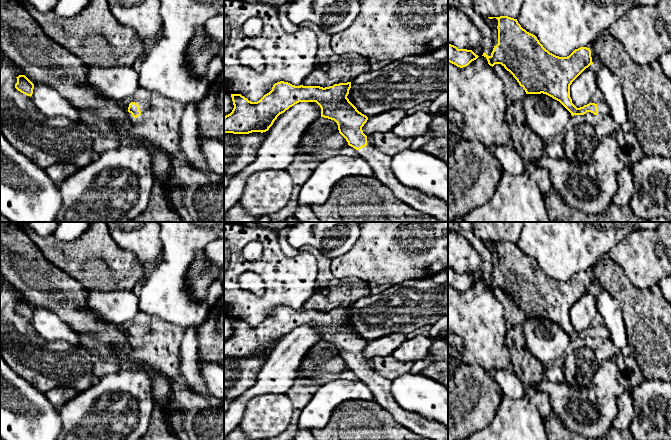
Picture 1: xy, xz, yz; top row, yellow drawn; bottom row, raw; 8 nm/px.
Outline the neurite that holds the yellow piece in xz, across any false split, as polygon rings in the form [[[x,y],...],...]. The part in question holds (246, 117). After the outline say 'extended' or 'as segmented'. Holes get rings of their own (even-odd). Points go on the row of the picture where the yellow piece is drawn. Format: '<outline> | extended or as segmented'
[[[280,81],[275,83],[272,90],[257,102],[251,102],[241,94],[231,94],[234,108],[230,114],[224,117],[224,133],[249,134],[252,132],[266,132],[280,114],[295,104],[299,102],[316,102],[321,108],[321,117],[334,120],[337,123],[339,133],[346,139],[348,145],[359,152],[359,155],[372,167],[374,177],[387,186],[399,200],[440,222],[448,222],[448,204],[446,202],[403,185],[392,172],[391,157],[367,144],[367,136],[363,133],[362,127],[367,122],[368,117],[359,112],[347,98],[350,88],[351,82],[334,84],[323,88],[320,86],[295,86]]] | extended

